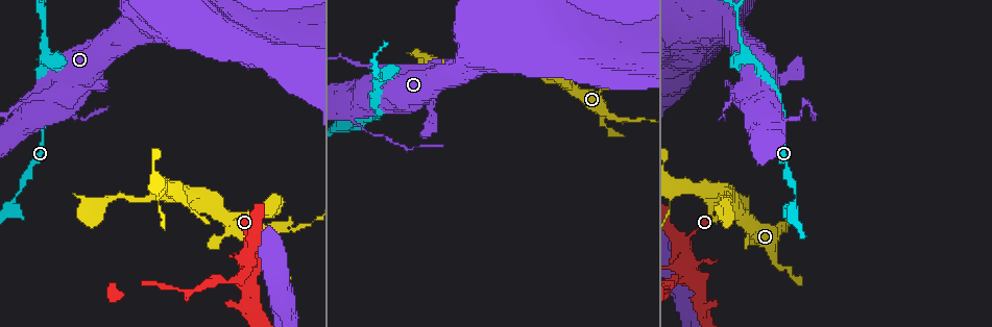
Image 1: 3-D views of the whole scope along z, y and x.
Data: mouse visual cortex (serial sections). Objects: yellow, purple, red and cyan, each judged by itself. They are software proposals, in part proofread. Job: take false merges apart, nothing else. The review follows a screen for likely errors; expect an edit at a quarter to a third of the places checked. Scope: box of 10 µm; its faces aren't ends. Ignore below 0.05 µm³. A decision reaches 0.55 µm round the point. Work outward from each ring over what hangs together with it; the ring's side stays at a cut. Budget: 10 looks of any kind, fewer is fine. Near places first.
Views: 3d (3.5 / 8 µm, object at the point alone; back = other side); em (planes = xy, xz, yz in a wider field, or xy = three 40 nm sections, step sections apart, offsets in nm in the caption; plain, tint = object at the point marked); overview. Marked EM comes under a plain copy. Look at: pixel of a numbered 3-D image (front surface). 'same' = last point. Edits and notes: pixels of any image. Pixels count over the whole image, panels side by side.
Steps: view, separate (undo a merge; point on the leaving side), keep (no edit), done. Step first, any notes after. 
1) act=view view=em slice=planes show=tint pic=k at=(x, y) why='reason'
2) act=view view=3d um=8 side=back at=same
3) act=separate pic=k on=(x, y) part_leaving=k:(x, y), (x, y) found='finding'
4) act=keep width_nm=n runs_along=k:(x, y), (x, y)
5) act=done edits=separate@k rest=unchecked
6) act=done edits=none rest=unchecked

act=view view=3d um=3.5 pic=1 at=(683, 270) why='sharp bend'

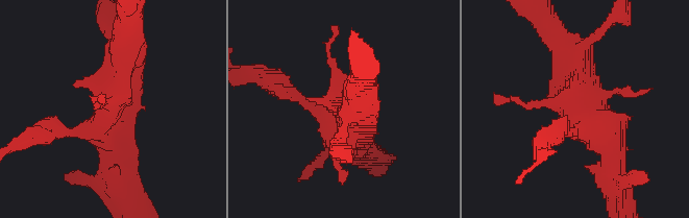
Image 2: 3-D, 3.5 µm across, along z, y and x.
act=keep runs_along=2:(585, 46), (576, 110), (612, 165) found='continuous, no second cell'

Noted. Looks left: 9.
act=view view=3d um=8 pic=1 at=(724, 192) why='thin arm on a thick one'

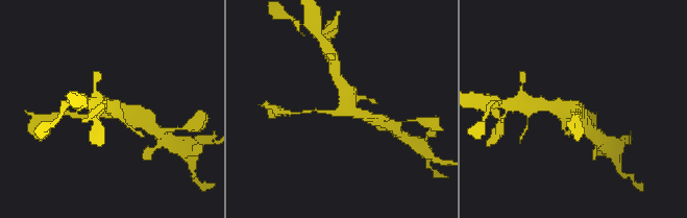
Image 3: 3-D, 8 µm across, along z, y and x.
act=view view=3d um=3.5 at=same

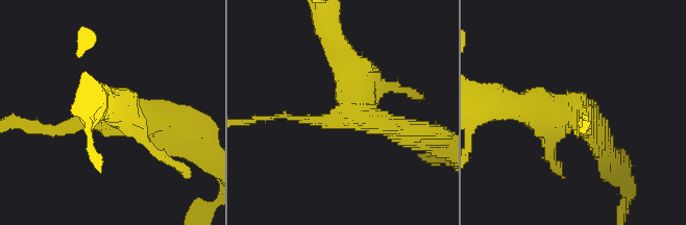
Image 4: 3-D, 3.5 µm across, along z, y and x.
act=view view=em slice=xy step=2 show=tint pic=4 at=(355, 115) why='shape alone is not enough'

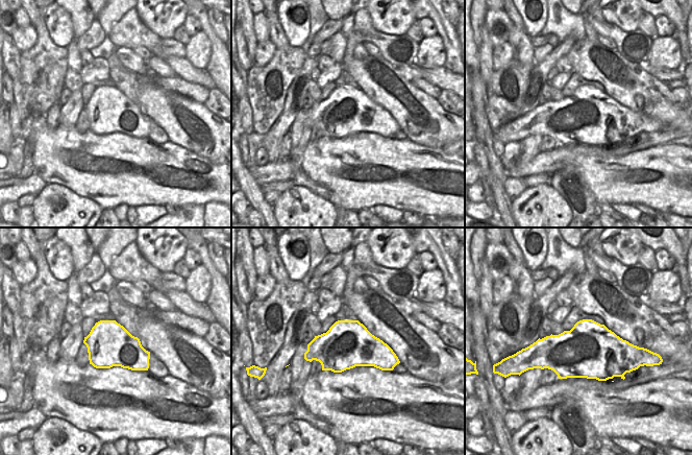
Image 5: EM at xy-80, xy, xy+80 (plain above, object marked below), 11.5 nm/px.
act=keep runs_along=4:(414, 135), (353, 115), (337, 48) found='one cell here'

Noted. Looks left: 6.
act=view view=3d um=3.5 pic=1 at=(745, 94) why='abrupt turn'

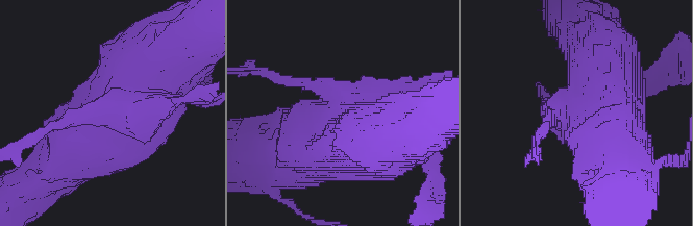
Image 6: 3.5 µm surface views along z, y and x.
act=separate pic=6 on=(422, 192) part_leaving=6:(147, 108), (173, 99), (208, 96) found='a second cell is stuck on'

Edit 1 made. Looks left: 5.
act=view view=3d um=3.5 pic=1 at=(736, 16) why='three-way junction'

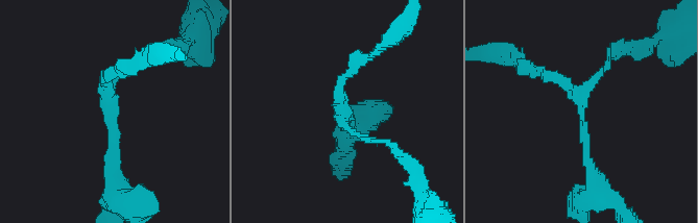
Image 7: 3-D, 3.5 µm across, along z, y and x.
act=view view=em slice=xy step=3 show=tint pic=7 at=(111, 117) arms=3 arm_widths_nm=100,200,200 why='need the tissue'

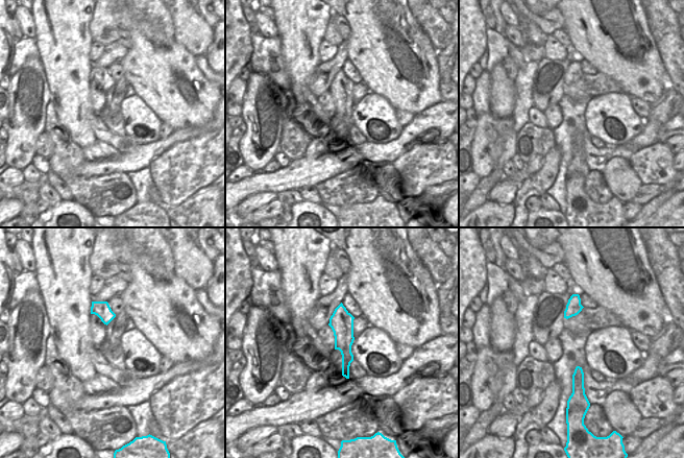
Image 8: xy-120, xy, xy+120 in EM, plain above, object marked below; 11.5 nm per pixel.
act=keep runs_along=8:(340, 308), (346, 374) found='all the same cell'

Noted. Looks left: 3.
act=done edits=separate@6 rest=unchecked

